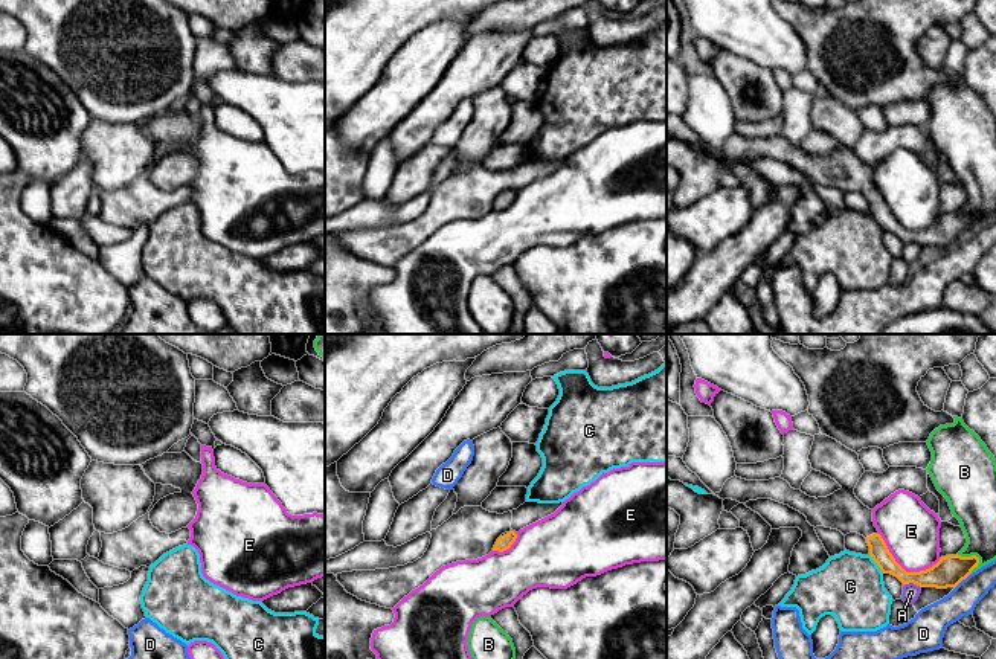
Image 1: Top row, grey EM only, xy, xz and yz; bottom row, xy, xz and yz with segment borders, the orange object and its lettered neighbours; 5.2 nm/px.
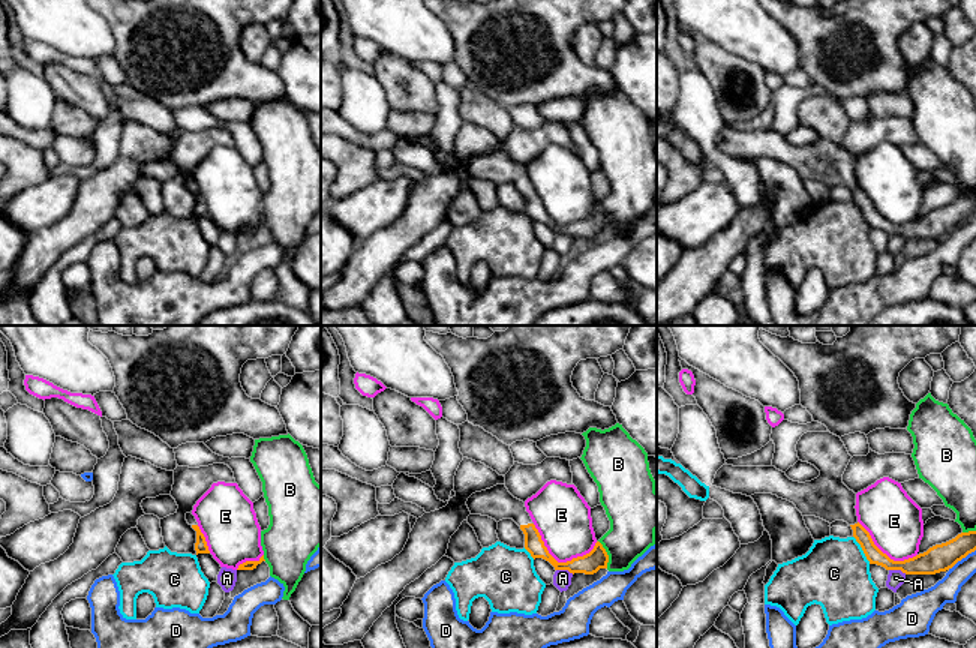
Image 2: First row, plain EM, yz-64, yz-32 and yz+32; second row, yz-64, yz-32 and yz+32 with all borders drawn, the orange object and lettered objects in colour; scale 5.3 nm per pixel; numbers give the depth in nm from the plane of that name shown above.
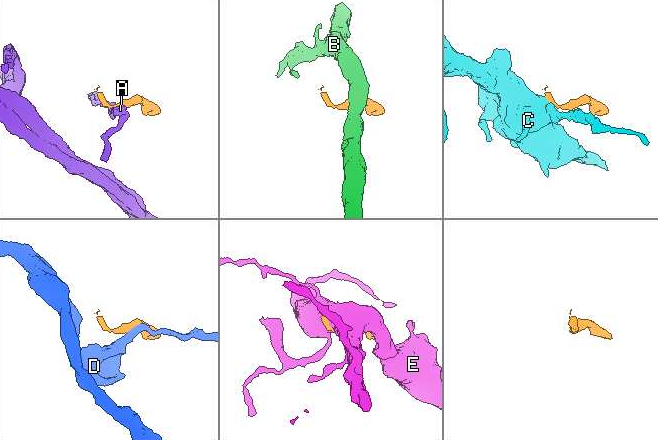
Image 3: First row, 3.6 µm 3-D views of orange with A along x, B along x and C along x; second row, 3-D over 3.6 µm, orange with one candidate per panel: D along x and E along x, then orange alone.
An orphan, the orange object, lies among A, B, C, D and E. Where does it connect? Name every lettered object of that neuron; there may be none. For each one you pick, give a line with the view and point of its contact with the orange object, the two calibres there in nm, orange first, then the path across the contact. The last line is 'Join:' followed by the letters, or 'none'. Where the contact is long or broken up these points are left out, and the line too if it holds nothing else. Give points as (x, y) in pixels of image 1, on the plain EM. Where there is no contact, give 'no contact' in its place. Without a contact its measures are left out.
Join: none

